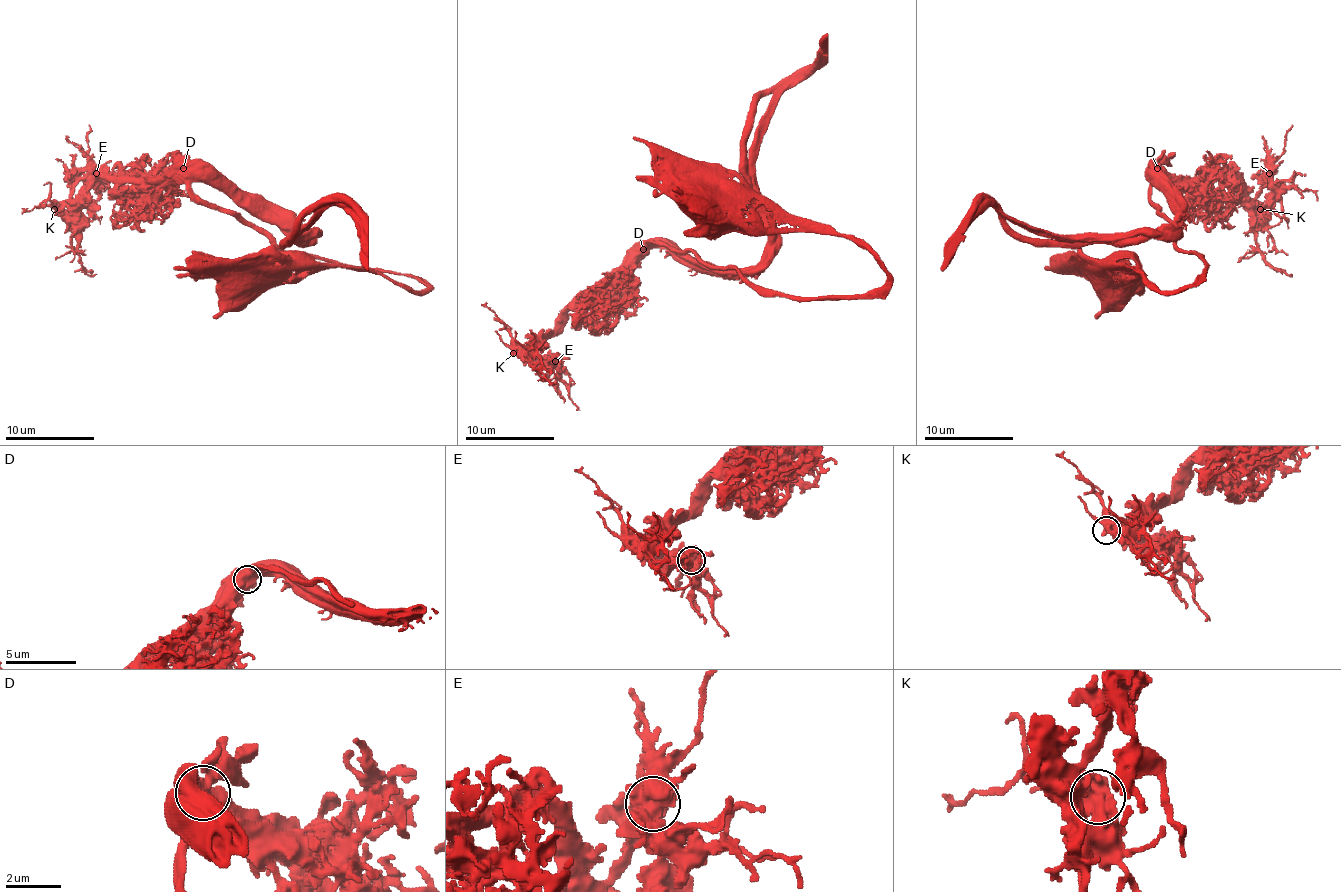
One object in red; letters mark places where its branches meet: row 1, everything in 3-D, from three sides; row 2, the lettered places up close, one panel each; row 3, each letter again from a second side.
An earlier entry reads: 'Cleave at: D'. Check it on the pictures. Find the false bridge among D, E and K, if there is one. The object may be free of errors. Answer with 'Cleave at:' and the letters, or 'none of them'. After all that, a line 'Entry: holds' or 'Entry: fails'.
Cleave at: D
Entry: holds

